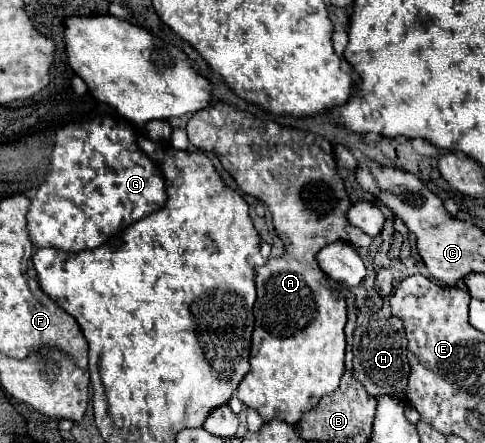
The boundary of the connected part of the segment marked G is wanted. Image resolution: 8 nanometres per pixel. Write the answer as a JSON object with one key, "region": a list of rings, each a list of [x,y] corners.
{"region":[[[101,117],[81,125],[67,125],[57,131],[57,141],[51,159],[51,171],[37,195],[31,199],[27,213],[27,229],[35,247],[59,247],[63,251],[81,251],[103,245],[113,233],[125,229],[133,221],[145,217],[153,209],[161,209],[165,203],[165,185],[161,185],[161,173],[153,169],[153,161],[137,149],[133,125],[127,121],[115,121]]]}

